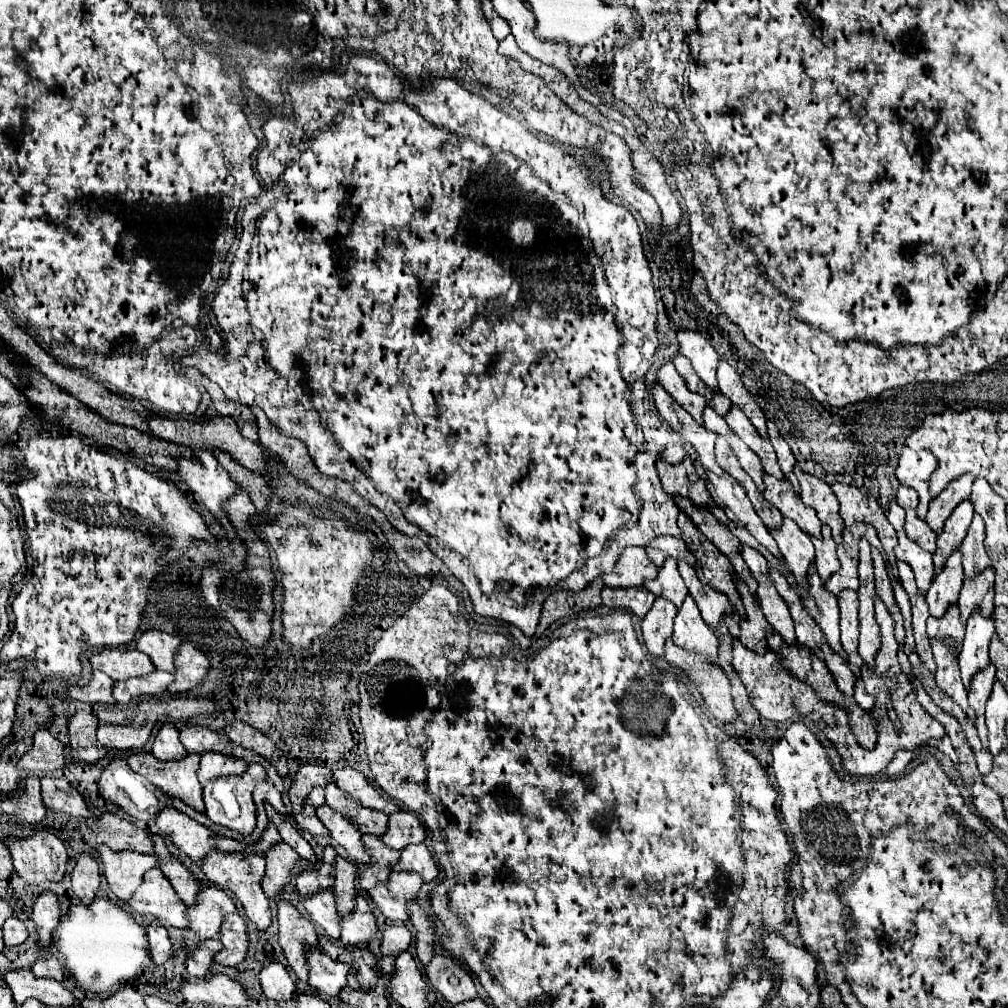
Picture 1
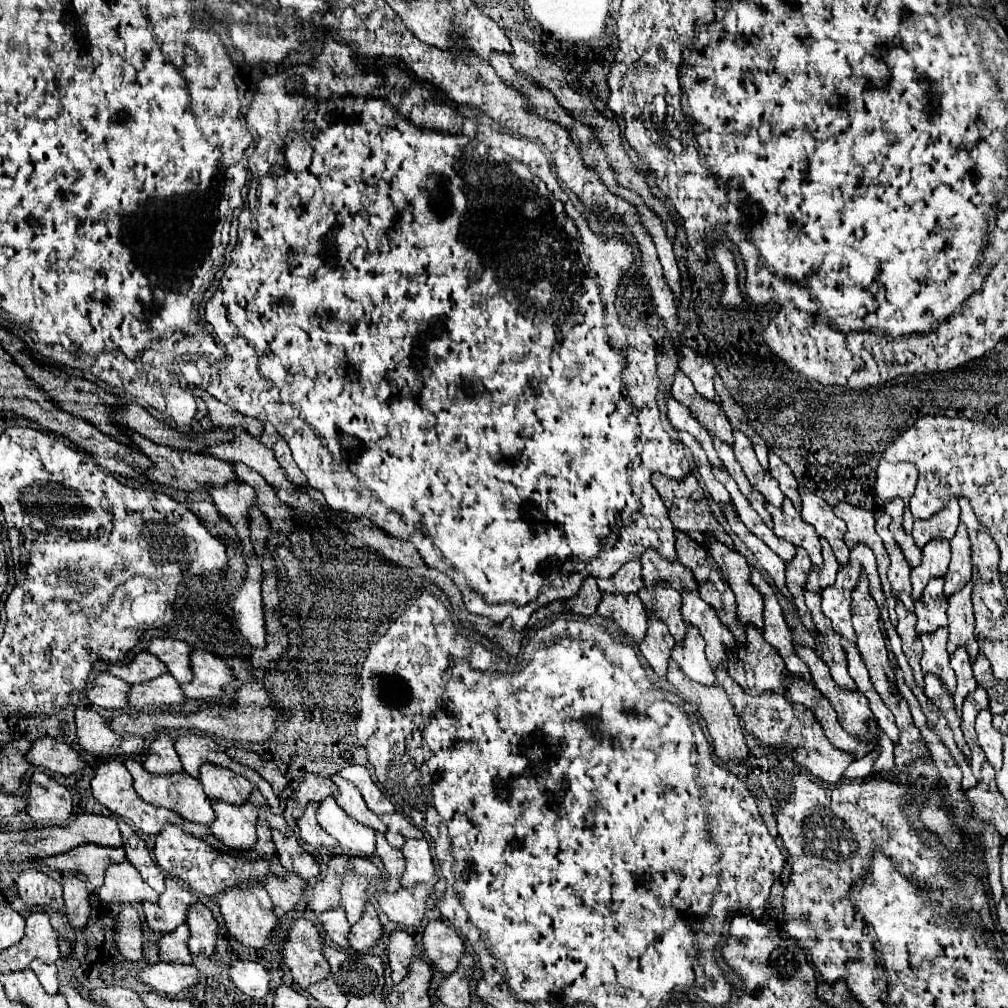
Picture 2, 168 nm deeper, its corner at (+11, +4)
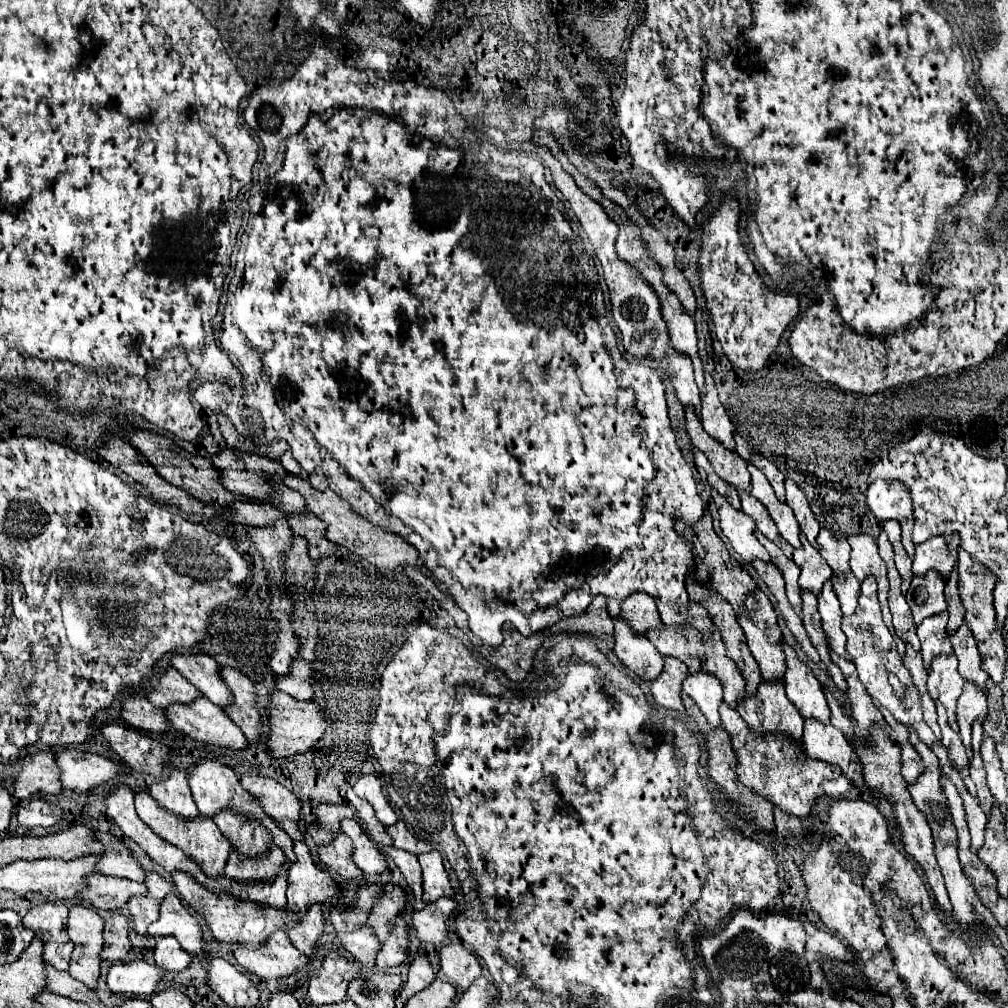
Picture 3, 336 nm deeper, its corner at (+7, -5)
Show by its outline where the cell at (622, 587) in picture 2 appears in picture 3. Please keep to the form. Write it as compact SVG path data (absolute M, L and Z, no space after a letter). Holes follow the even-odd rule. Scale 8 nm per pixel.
M634 592L624 600L608 598L608 612L610 612L610 616L622 616L622 618L630 620L632 628L642 634L650 628L662 626L654 598L646 592Z

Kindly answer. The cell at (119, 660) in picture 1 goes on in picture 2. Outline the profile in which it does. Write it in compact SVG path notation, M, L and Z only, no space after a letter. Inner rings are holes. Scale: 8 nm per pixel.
M142 651L134 657L134 661L130 665L124 665L124 663L122 665L110 665L110 673L124 679L126 683L134 685L134 683L146 683L150 679L156 679L158 675L168 673L168 669L158 657Z

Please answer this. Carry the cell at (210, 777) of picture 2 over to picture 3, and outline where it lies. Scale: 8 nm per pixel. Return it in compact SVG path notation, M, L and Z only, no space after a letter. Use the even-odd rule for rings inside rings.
M232 808L216 812L212 820L228 836L230 844L246 856L258 856L258 852L264 852L266 844L270 844L270 834L258 820L244 816Z

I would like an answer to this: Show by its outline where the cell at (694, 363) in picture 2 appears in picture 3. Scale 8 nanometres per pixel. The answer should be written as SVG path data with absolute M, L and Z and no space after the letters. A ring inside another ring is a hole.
M708 388L706 394L702 396L702 410L700 410L700 416L702 416L702 424L704 424L704 430L716 438L718 442L722 442L726 448L734 450L734 424L732 420L728 418L722 402L718 400L718 392L714 388Z

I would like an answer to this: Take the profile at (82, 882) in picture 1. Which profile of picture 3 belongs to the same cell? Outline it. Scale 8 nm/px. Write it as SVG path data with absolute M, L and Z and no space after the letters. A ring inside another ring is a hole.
M72 906L68 916L68 936L74 942L74 952L70 960L70 974L84 976L88 988L96 988L100 976L100 952L104 946L102 940L104 920L94 908Z

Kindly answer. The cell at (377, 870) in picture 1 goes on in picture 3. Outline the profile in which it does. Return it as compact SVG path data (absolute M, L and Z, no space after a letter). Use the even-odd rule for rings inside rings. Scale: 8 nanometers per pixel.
M384 846L382 848L384 854L388 854L394 864L400 868L402 876L406 878L408 882L408 888L412 892L412 906L418 910L424 906L424 902L420 900L422 896L422 870L420 870L420 864L418 864L418 858L410 852L404 852L404 850L398 850L394 846Z

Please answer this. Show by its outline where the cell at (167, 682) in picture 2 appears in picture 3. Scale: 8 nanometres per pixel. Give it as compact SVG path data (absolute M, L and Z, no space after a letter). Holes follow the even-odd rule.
M202 696L190 704L170 704L164 708L164 714L170 722L170 728L200 742L232 746L236 750L244 750L248 746L242 730L220 710L220 706Z

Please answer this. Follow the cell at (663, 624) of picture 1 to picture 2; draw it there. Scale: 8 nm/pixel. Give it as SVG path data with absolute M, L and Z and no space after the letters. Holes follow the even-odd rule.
M648 619L648 635L640 643L640 653L646 657L648 665L658 677L666 677L670 651L674 649L674 637L668 633L668 627L660 619Z

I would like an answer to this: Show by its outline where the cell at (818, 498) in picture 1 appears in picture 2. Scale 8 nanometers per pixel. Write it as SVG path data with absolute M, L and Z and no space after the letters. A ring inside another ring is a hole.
M800 489L800 495L802 495L802 519L816 529L818 537L824 537L830 543L838 563L846 565L850 561L850 551L844 543L846 525L842 523L842 519L834 515L832 507L814 493Z

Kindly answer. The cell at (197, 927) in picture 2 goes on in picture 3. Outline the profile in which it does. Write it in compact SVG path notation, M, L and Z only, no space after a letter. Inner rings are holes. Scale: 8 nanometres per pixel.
M176 894L166 896L160 910L160 918L148 928L148 934L174 936L190 956L198 956L202 964L208 964L206 952L202 950L202 928L196 916L182 904Z

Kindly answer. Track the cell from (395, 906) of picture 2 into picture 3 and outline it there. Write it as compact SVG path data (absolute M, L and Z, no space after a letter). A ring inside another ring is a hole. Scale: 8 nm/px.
M440 898L434 902L428 902L422 910L412 912L412 924L414 934L420 942L430 944L442 944L448 934L448 918L456 910L454 898Z

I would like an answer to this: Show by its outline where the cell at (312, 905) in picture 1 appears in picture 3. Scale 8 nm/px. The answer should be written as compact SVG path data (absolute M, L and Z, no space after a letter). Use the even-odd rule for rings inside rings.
M356 926L354 930L338 932L338 938L340 938L342 946L358 962L362 962L366 968L374 968L374 956L376 956L376 950L378 950L380 942L374 938L374 934L370 932L370 928Z

